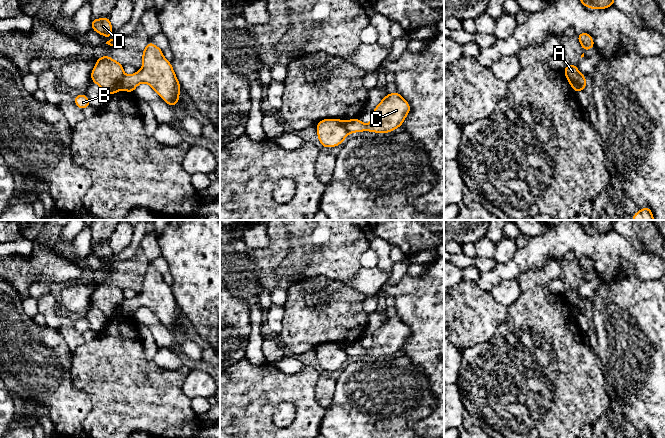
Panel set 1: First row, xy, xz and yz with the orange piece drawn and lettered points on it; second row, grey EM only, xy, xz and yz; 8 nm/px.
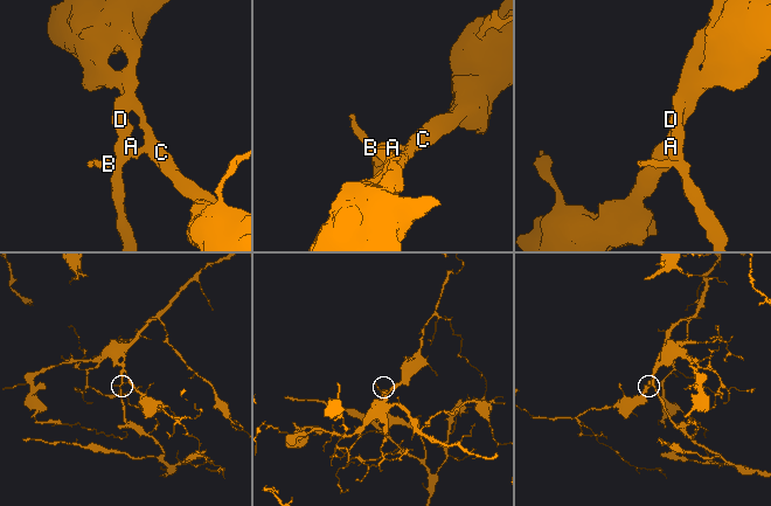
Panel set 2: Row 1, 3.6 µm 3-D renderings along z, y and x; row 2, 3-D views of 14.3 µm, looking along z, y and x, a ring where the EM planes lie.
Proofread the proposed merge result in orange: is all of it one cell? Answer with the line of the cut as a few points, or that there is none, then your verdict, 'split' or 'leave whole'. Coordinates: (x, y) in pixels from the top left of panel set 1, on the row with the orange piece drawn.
cut xy (124, 75), (121, 81), (121, 88); split

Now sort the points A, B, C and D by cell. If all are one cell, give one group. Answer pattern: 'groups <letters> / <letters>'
groups A B D / C

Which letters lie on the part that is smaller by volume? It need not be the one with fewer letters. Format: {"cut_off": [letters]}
{"cut_off": ["A", "B", "D"]}

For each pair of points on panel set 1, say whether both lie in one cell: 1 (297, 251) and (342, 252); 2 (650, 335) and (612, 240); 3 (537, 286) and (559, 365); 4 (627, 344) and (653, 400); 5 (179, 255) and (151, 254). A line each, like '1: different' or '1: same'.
1: same
2: different
3: same
4: same
5: different

